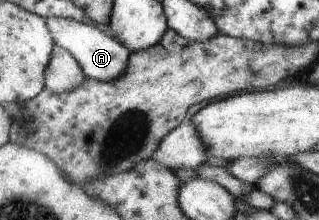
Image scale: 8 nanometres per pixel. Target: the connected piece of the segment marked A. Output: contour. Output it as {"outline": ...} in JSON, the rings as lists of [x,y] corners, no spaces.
{"outline":[[[47,16],[44,17],[44,22],[52,34],[53,43],[71,53],[73,59],[77,60],[84,75],[88,78],[108,82],[113,78],[118,78],[118,75],[124,72],[130,51],[123,44],[108,36],[107,32],[71,18]]]}

